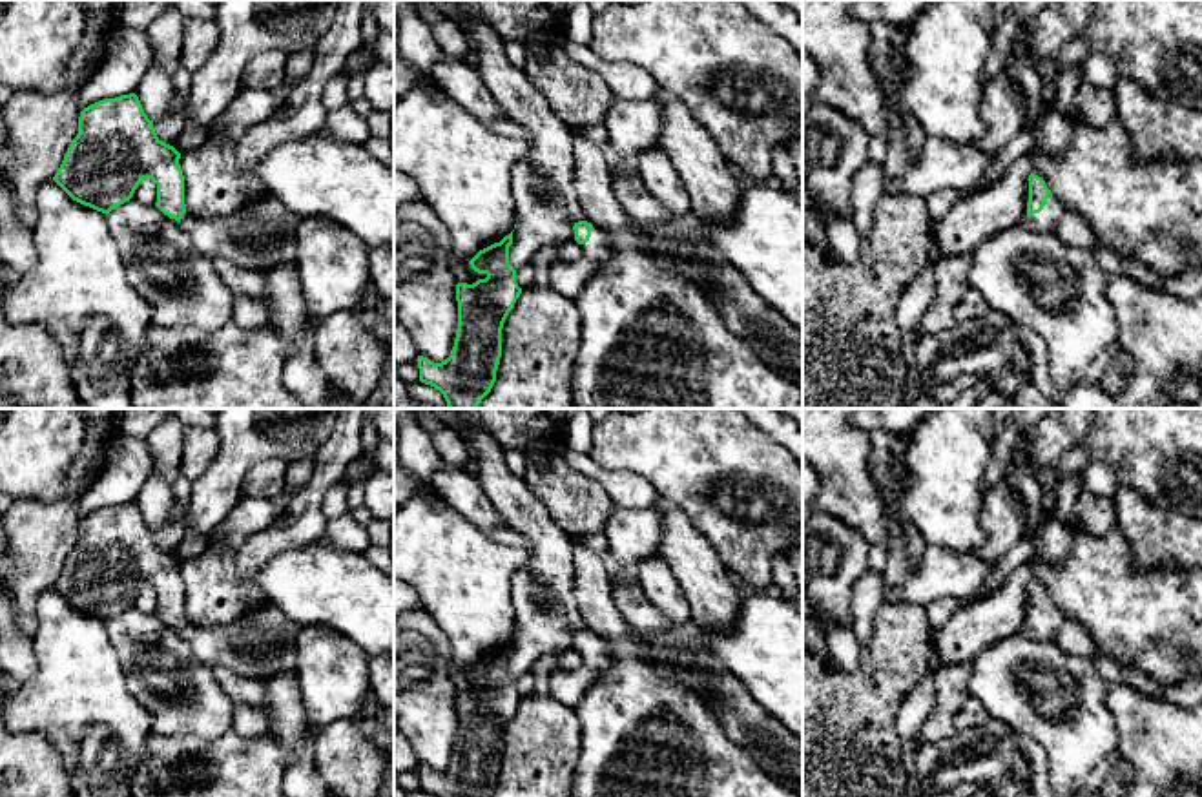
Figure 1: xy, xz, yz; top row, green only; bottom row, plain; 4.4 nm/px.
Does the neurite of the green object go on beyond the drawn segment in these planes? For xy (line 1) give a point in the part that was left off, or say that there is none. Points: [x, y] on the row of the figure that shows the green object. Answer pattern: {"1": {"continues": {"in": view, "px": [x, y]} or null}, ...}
{"1": {"continues": {"in": "xy", "px": [258, 238]}}}

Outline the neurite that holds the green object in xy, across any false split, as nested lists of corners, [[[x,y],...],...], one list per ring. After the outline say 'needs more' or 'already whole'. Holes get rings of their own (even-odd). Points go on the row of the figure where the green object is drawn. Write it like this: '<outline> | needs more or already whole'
[[[135,93],[98,100],[80,111],[78,133],[71,140],[53,181],[77,202],[109,213],[130,201],[144,179],[157,184],[155,206],[175,219],[192,243],[210,259],[224,257],[244,270],[264,272],[277,263],[295,266],[299,217],[281,201],[268,197],[232,217],[195,219],[186,212],[181,153],[162,142]]] | needs more

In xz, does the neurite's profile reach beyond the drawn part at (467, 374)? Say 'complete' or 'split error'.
complete

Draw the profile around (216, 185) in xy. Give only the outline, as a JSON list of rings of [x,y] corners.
[[[206,139],[181,153],[186,213],[195,219],[232,217],[266,188],[255,164],[241,164],[235,142]]]

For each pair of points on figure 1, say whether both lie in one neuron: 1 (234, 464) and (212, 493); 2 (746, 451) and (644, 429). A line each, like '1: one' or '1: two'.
1: one
2: one

